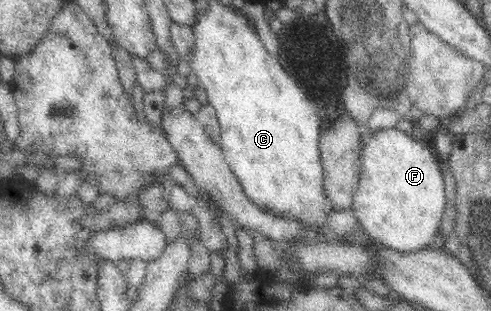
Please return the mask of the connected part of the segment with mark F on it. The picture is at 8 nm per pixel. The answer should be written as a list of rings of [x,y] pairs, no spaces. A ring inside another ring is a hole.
[[[396,128],[382,129],[382,131],[363,129],[360,171],[351,203],[352,212],[361,226],[362,233],[375,243],[406,253],[433,244],[446,205],[442,177],[442,170],[431,144],[422,139],[414,140],[410,132]]]

